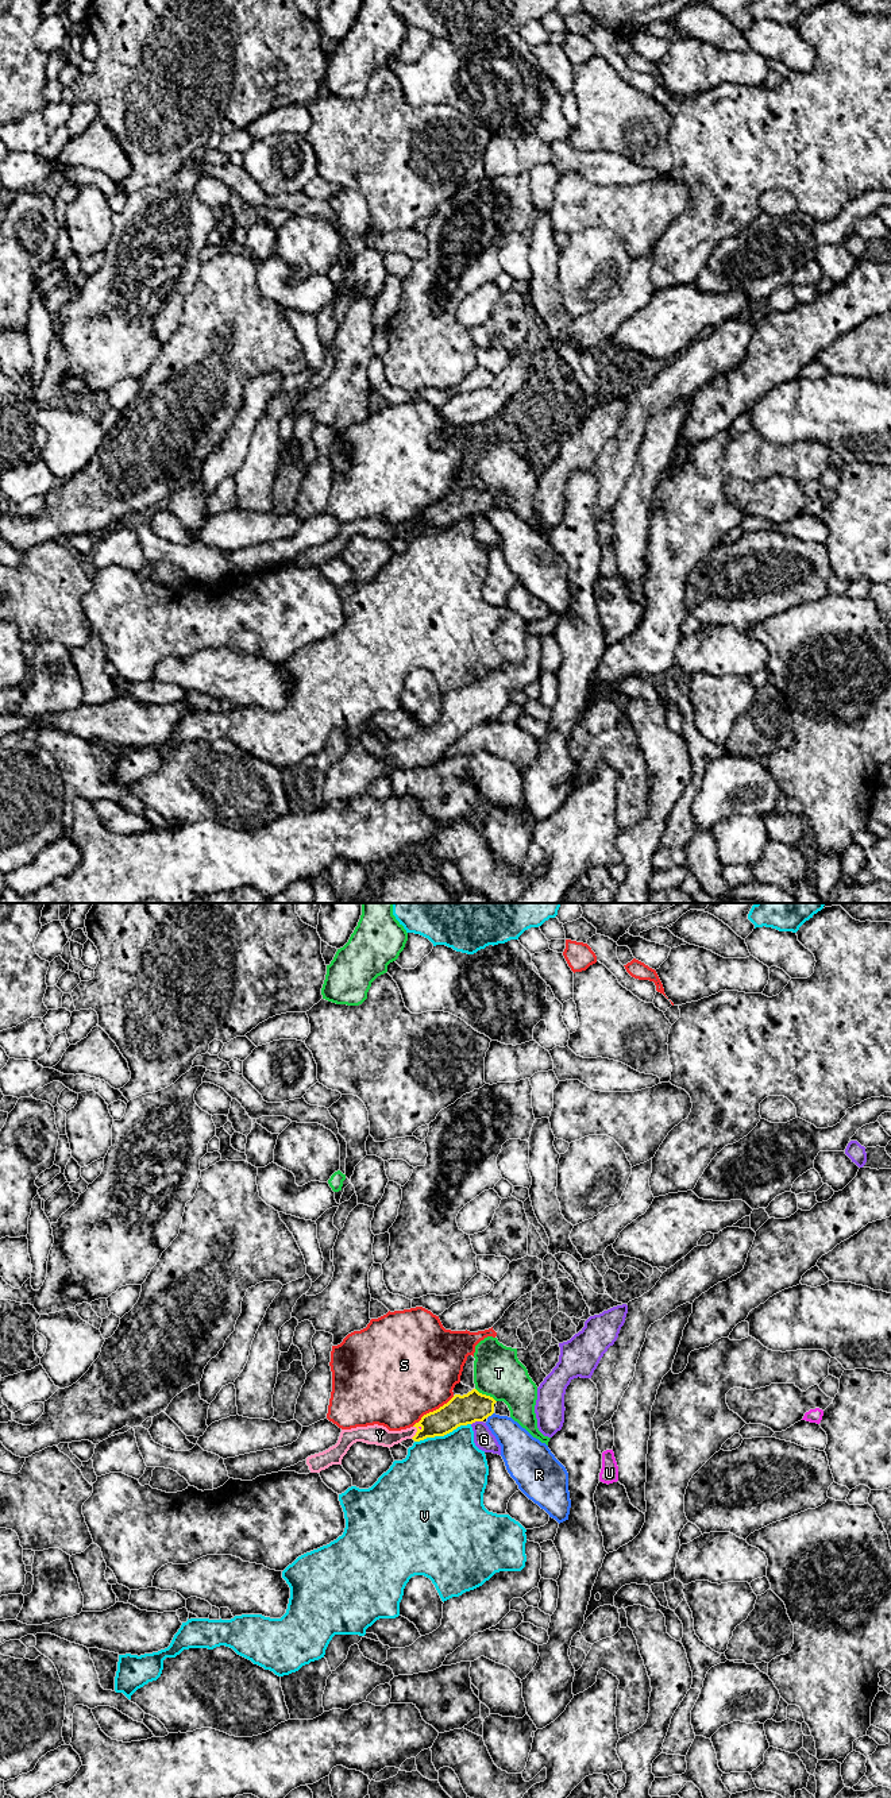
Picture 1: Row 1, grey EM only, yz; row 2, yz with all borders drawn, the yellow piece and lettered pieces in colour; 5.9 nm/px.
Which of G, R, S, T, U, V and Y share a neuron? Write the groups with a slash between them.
G / R / S / T / U Y / V

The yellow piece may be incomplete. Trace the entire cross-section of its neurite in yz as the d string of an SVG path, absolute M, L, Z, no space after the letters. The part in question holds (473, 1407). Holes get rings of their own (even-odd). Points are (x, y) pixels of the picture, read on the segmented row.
M472 1389L467 1394L455 1394L447 1404L421 1417L413 1427L417 1428L412 1438L414 1442L427 1438L444 1436L460 1425L483 1421L494 1413L497 1401Z

